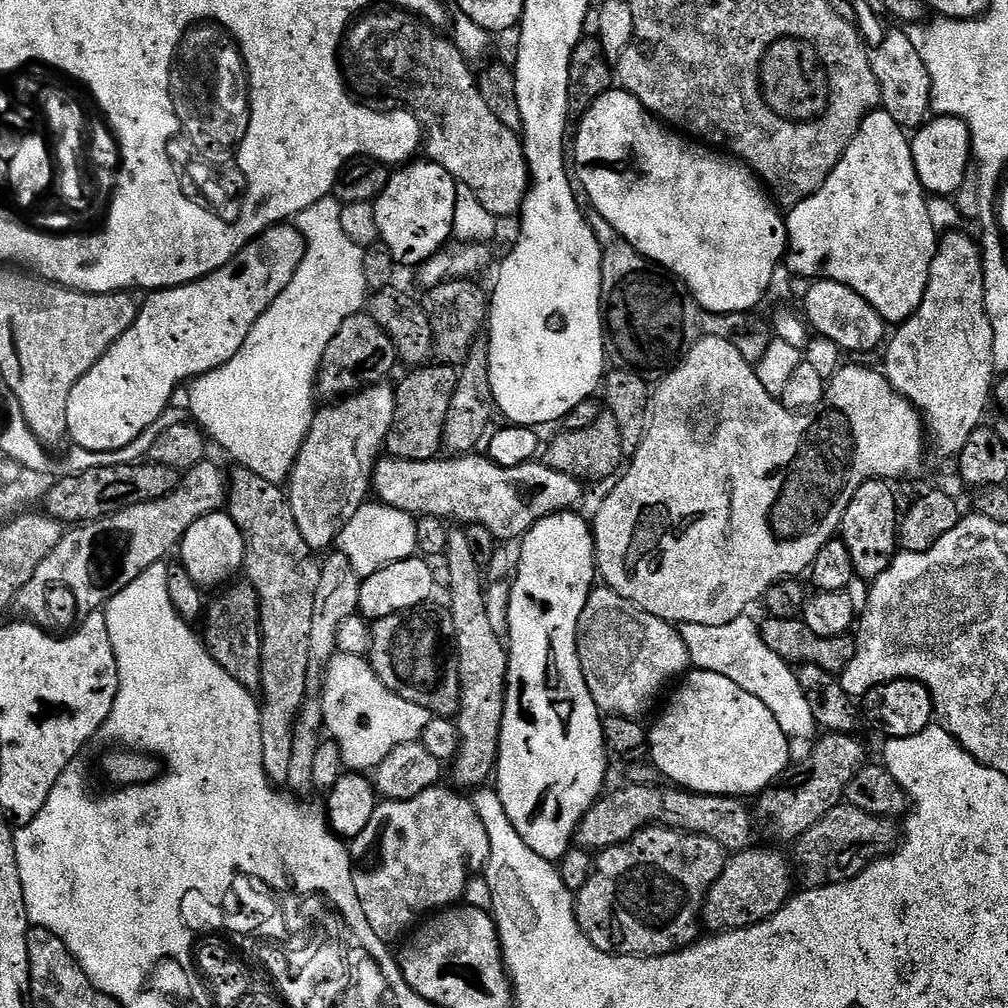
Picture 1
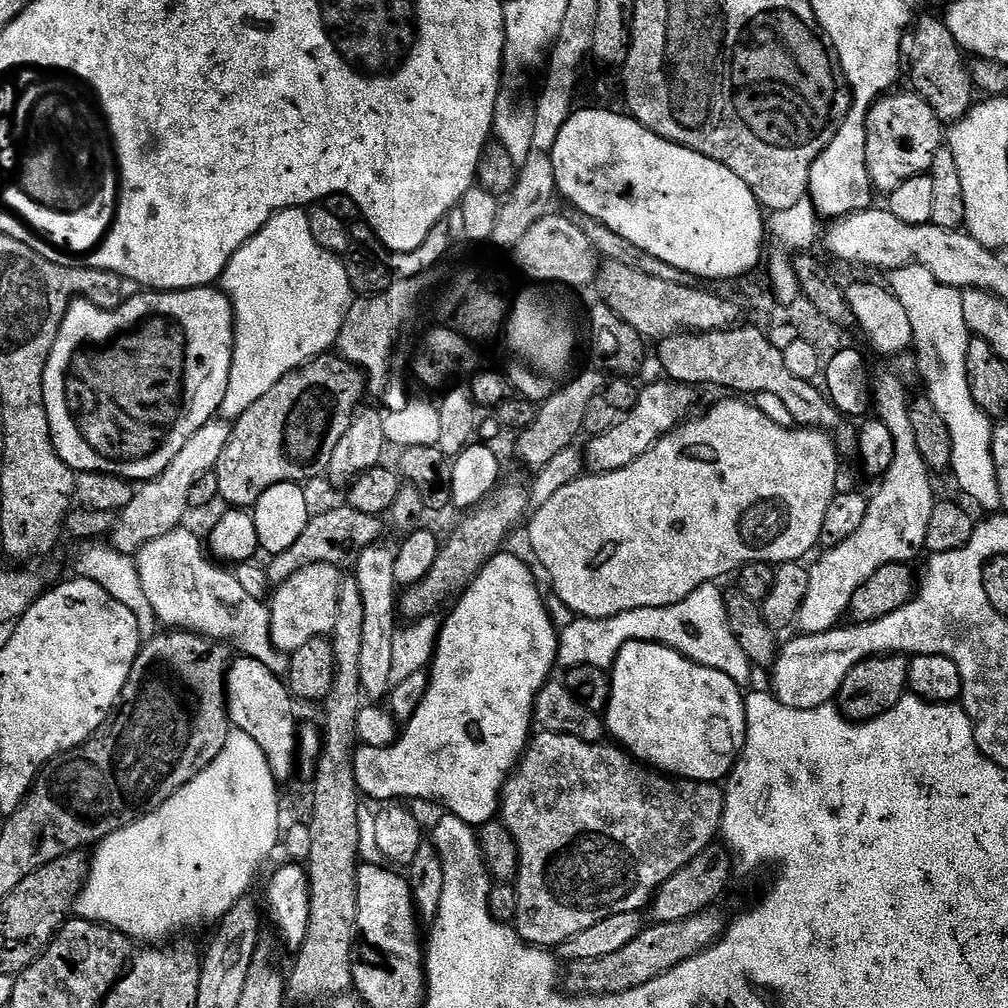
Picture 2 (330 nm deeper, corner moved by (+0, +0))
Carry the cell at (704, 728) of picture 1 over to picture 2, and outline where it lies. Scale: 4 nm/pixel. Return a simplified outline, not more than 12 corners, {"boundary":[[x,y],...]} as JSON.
{"boundary":[[655,642],[610,669],[606,732],[681,780],[744,750],[741,685]]}

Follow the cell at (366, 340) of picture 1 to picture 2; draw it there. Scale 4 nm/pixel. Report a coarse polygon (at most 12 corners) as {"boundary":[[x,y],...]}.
{"boundary":[[336,354],[239,413],[219,497],[323,477],[363,396]]}

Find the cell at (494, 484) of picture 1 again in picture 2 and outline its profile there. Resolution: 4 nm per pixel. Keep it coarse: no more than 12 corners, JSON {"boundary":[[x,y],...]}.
{"boundary":[[687,384],[639,389],[614,430],[591,437],[589,473],[630,466],[693,415]]}

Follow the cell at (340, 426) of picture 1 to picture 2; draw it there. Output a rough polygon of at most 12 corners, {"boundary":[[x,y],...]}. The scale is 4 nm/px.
{"boundary":[[311,564],[271,593],[272,645],[327,637],[341,569]]}

